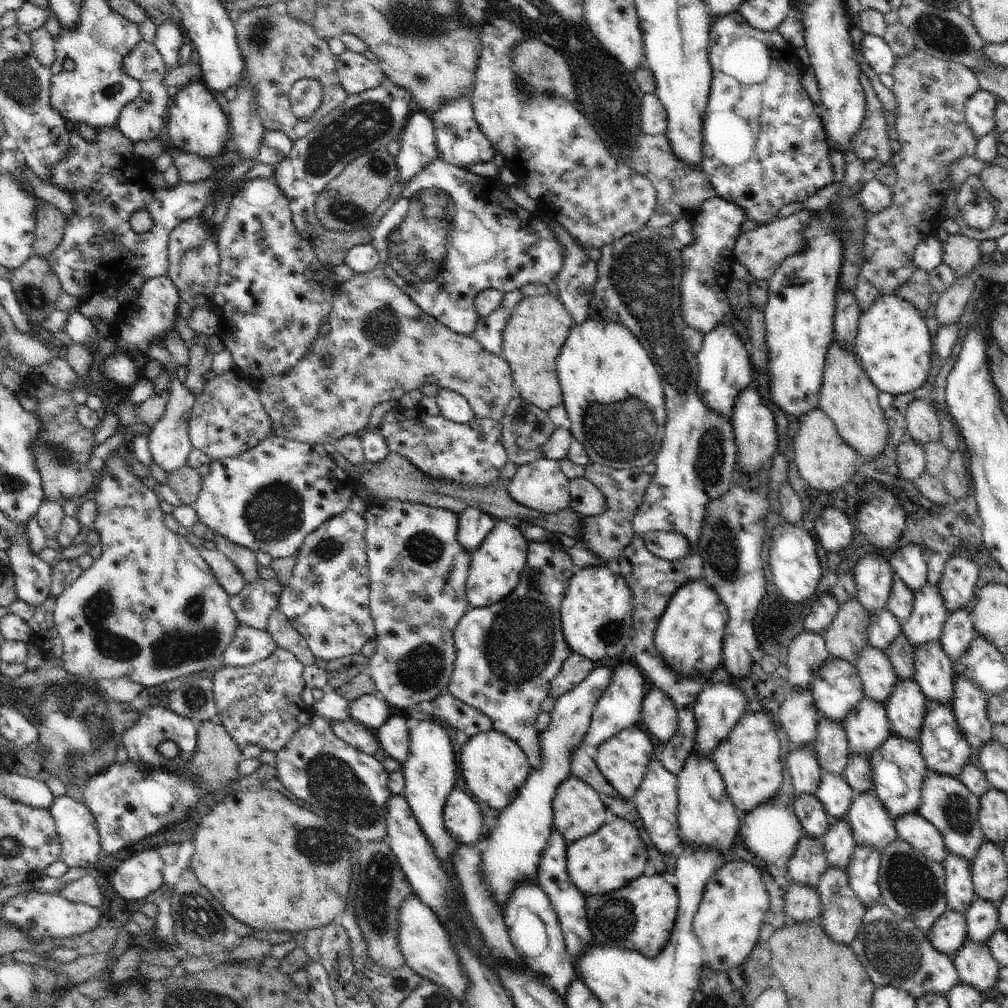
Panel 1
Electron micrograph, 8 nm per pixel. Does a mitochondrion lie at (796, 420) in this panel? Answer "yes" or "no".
no

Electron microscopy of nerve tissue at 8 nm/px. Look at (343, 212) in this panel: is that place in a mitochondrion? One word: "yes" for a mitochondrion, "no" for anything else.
yes

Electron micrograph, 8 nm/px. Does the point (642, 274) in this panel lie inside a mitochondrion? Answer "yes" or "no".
yes

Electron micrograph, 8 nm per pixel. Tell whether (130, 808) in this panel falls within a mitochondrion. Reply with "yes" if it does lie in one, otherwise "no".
no

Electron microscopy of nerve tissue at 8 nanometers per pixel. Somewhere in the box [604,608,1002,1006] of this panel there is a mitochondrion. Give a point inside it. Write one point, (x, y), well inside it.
(892, 950)

